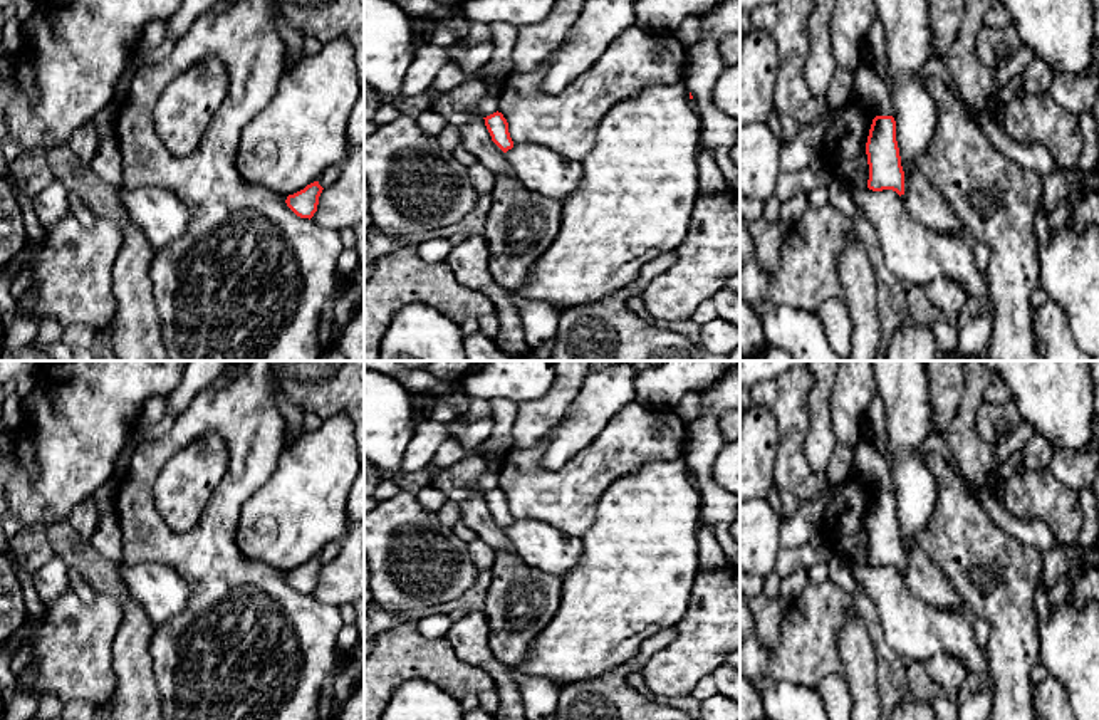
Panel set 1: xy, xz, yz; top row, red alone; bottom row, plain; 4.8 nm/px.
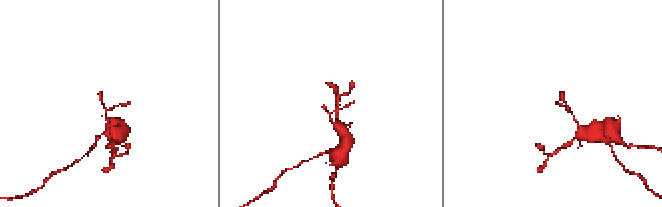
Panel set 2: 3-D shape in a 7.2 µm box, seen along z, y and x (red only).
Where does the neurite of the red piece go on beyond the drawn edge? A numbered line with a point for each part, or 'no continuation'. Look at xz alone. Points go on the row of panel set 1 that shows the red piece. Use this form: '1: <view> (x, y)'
no continuation

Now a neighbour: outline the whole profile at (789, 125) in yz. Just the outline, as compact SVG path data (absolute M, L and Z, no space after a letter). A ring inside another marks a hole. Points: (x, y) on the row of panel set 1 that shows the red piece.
M779 112L779 119L780 119L780 128L782 128L779 139L784 146L784 144L792 143L797 138L800 123L787 112Z

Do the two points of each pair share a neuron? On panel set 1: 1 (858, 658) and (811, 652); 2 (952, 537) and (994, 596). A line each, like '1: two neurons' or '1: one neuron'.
1: two neurons
2: one neuron

